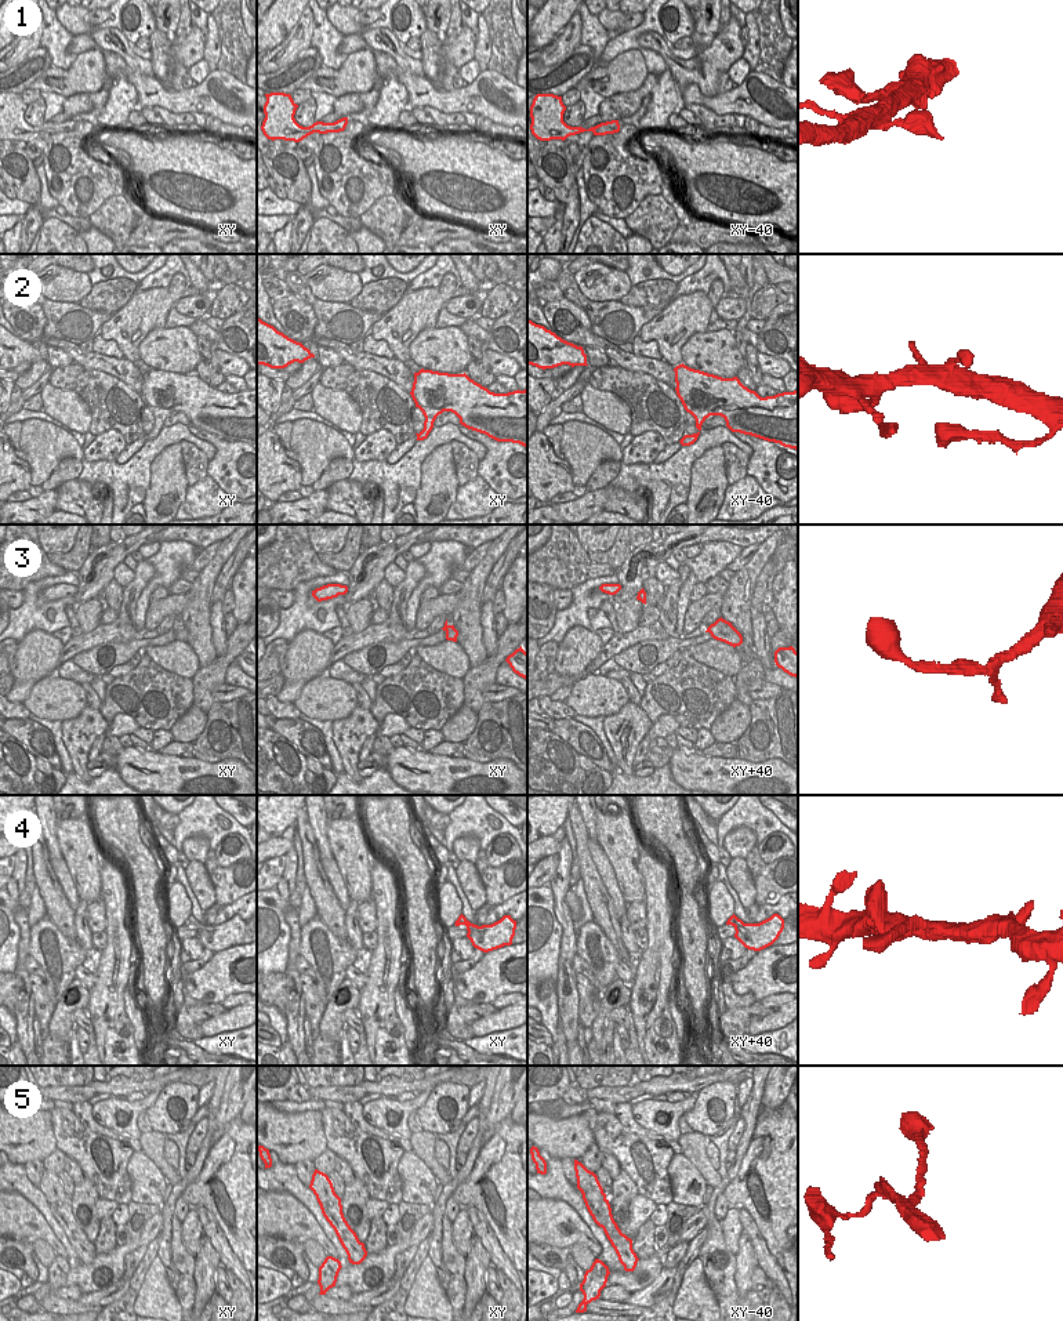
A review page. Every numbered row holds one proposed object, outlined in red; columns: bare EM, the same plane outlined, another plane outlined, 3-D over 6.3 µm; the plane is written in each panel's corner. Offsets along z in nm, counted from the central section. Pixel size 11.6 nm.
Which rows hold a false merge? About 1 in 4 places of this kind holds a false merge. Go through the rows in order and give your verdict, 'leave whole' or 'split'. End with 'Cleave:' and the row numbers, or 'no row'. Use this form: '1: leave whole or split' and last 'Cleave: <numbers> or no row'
1: leave whole
2: leave whole
3: leave whole
4: leave whole
5: split
Cleave: 5

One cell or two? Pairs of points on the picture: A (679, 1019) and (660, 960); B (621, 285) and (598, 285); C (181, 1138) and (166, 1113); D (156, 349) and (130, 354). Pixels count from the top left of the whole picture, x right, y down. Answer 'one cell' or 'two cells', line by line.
A: two cells
B: one cell
C: two cells
D: two cells

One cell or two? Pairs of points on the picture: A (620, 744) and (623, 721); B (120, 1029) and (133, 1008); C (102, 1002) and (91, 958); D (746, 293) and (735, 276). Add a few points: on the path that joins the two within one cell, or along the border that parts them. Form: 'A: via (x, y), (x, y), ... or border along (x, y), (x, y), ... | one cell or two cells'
A: via (623, 739), (623, 726) | one cell
B: border along (124, 990), (124, 1013), (133, 1027), (137, 1048) | two cells
C: border along (101, 951), (94, 973) | two cells
D: via (742, 289), (736, 280) | one cell

